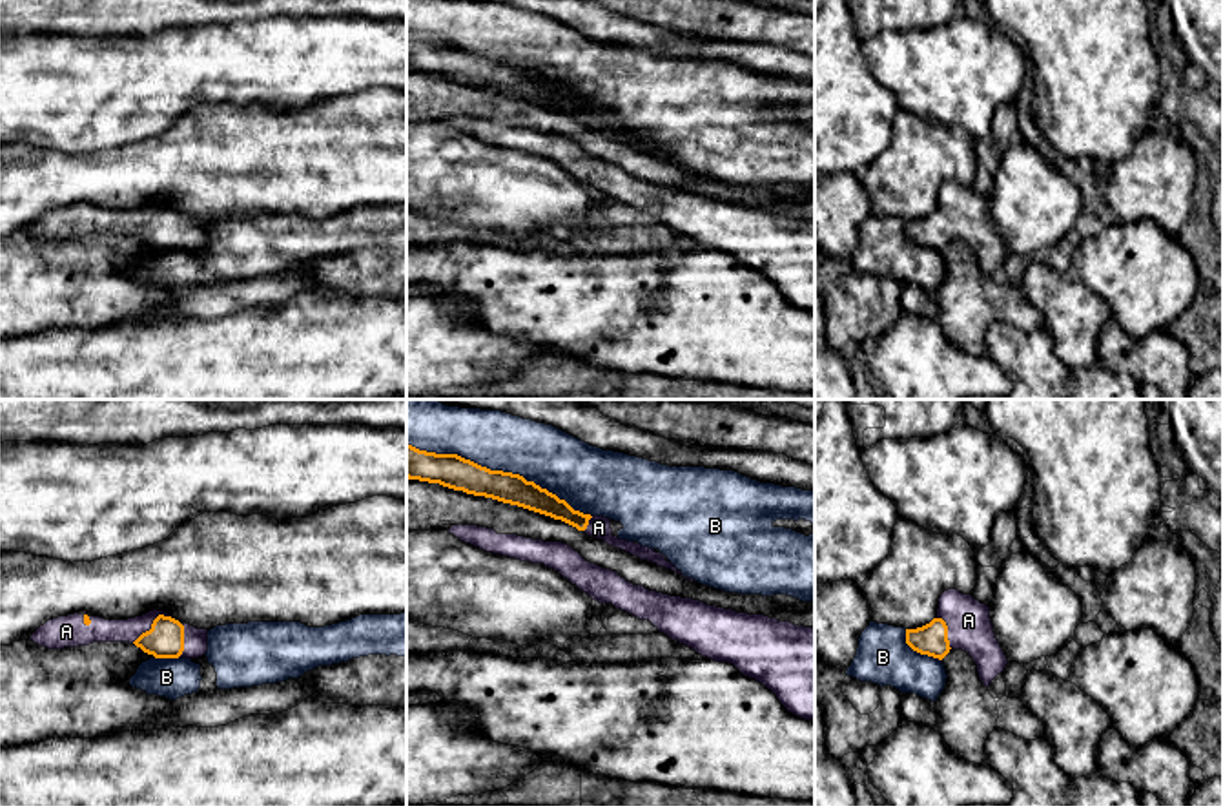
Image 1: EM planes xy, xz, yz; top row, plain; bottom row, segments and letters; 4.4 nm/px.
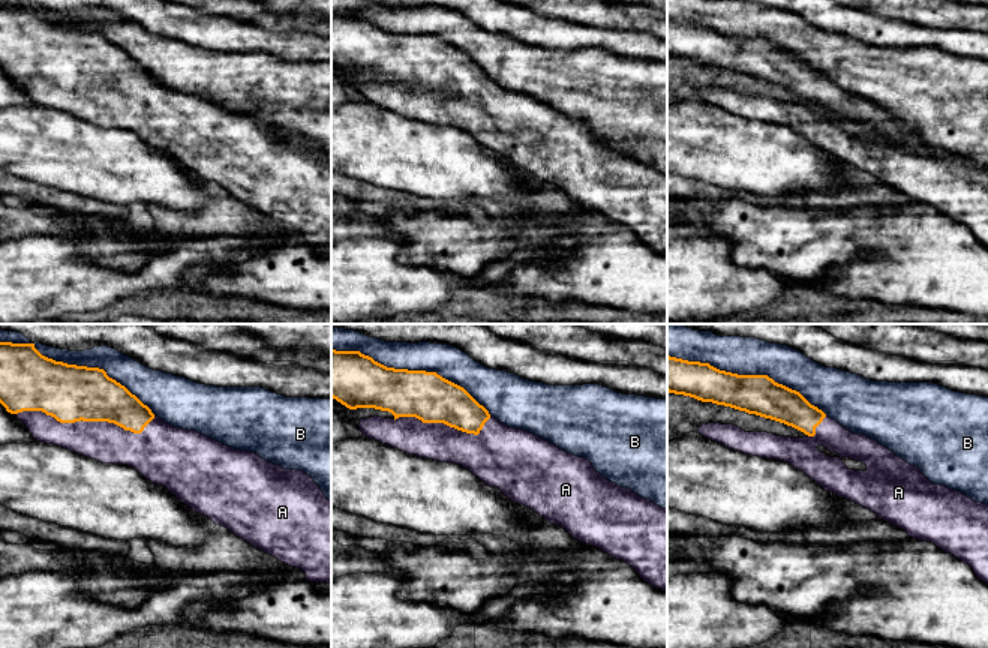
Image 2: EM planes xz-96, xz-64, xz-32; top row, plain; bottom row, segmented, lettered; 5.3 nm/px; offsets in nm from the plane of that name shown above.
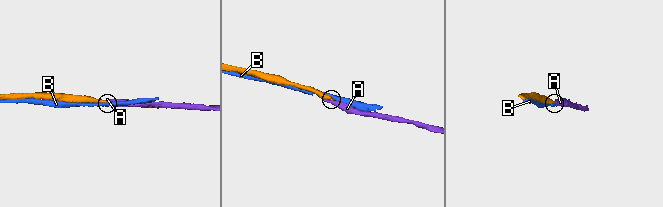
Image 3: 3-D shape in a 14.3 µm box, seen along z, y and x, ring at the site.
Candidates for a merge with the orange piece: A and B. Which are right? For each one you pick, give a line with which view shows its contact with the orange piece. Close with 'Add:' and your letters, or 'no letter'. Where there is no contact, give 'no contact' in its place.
A: contact in xy
Add: A

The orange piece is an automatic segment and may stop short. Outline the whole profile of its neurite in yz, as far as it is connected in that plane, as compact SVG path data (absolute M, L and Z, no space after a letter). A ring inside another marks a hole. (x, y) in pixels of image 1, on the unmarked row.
M948 181L939 190L937 208L917 221L906 221L906 235L942 252L951 241L966 243L977 255L984 279L1001 266L1008 250L995 230L990 199L971 186Z

